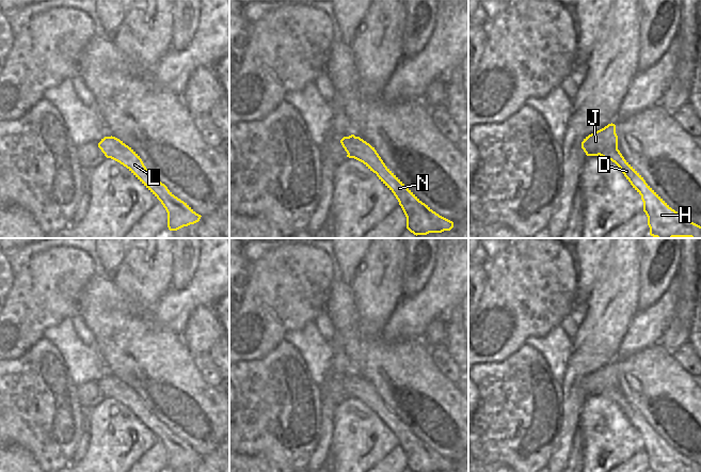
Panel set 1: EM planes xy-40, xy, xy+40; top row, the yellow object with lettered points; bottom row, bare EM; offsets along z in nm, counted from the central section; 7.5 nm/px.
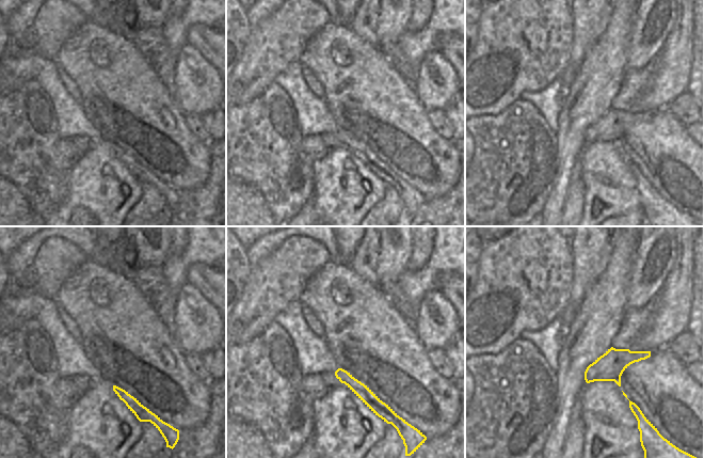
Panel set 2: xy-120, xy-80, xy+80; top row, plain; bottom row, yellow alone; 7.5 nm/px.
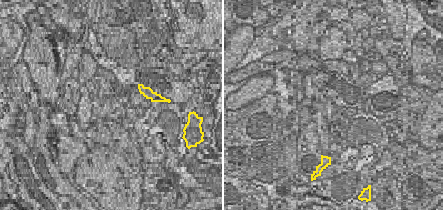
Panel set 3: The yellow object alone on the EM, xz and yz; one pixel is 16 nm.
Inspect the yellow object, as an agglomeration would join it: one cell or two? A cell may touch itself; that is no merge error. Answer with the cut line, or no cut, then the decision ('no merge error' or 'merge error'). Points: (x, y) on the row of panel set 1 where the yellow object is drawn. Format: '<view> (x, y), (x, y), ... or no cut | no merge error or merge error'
xy+40 (617, 148), (607, 147), (600, 155) | merge error

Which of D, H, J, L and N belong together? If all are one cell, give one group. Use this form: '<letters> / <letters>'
D H L N / J

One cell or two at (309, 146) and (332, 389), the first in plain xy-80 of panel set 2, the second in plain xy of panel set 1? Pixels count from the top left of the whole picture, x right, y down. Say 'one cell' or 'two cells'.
one cell

